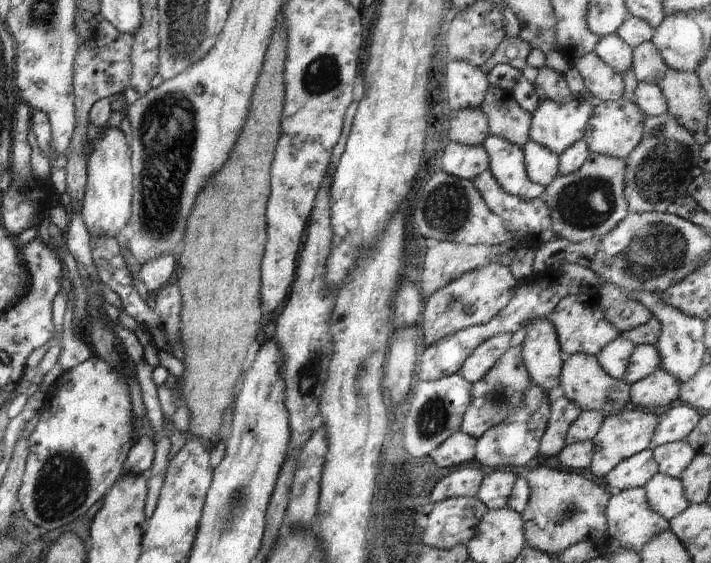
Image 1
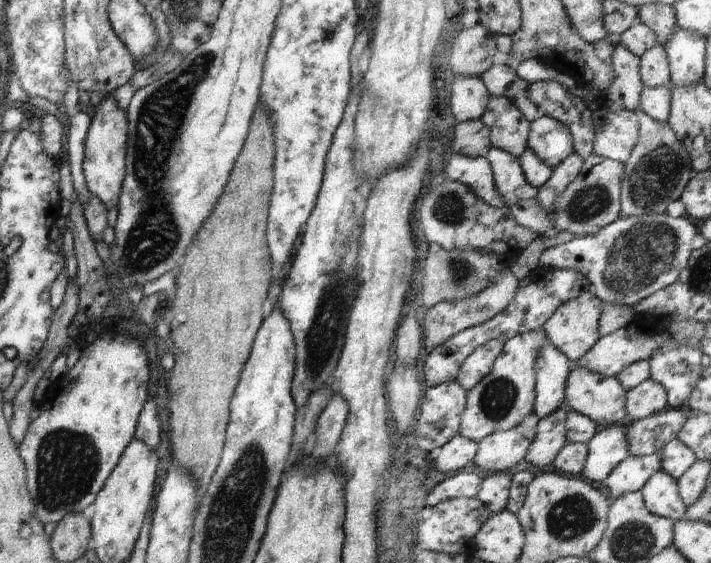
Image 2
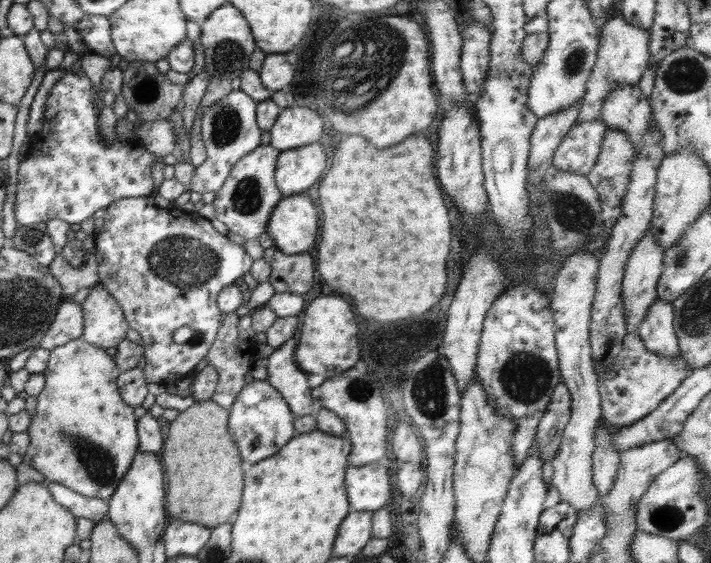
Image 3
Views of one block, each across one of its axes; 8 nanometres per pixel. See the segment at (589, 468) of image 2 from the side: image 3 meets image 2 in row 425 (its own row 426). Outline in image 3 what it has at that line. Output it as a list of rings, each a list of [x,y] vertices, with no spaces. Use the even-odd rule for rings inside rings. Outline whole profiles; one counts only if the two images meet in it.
[[[637,332],[628,333],[622,348],[612,359],[608,369],[599,378],[598,390],[602,401],[602,419],[610,427],[630,425],[656,410],[664,398],[668,398],[686,376],[691,374],[688,361],[682,354],[666,357],[650,351]]]

